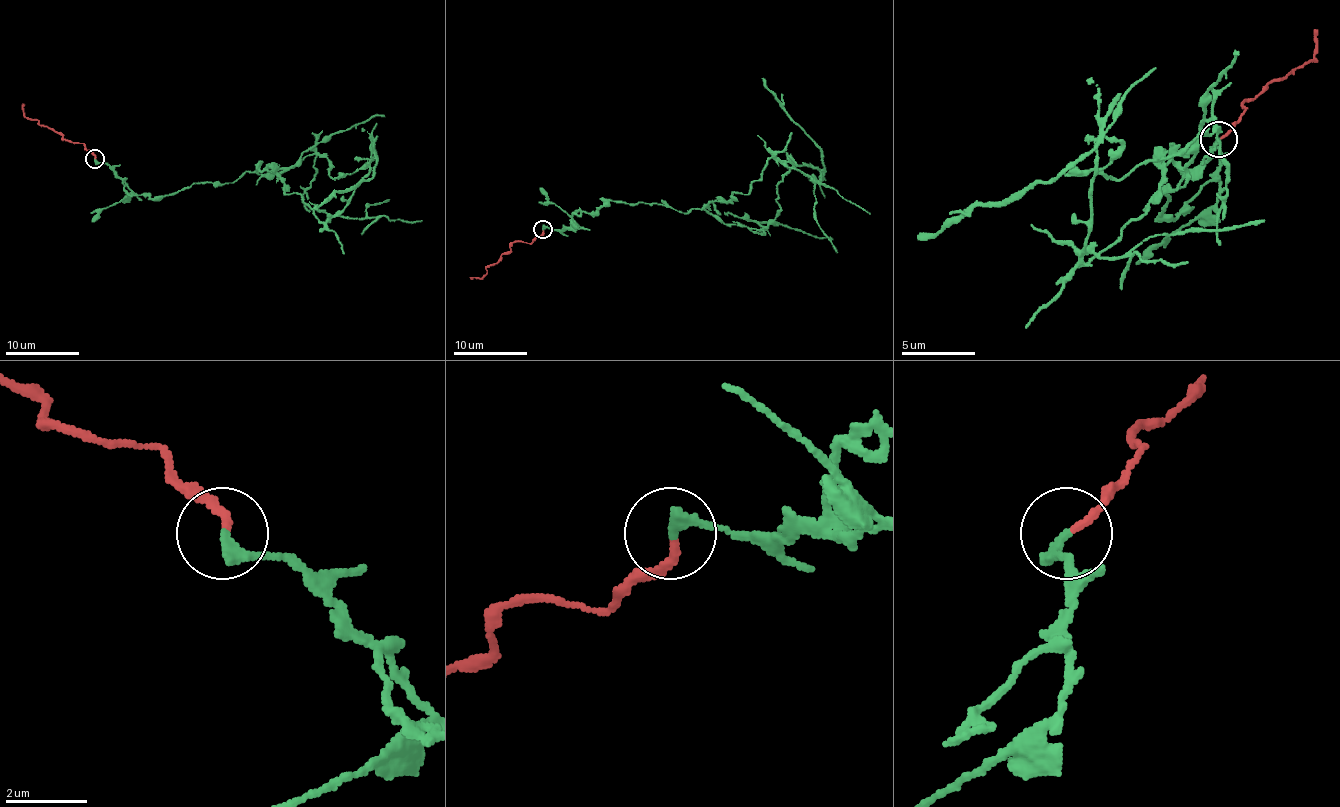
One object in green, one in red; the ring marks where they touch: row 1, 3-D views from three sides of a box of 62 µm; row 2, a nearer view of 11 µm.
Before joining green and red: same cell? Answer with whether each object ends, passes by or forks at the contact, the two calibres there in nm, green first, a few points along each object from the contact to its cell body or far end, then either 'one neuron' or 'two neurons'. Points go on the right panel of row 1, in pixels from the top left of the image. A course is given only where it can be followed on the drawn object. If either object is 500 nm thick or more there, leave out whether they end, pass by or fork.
green ends; red ends; calibres 300 and 200 nm; course green (1218, 140), (1218, 173), (1166, 217), (1177, 166), (1218, 129), (1115, 180), (1104, 136), (917, 239); course red (1221, 136), (1247, 107), (1243, 103), (1313, 59), (1317, 52), (1313, 30); two neurons

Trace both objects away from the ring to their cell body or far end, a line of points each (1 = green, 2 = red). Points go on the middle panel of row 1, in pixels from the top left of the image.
1: (542, 229), (623, 201), (763, 229), (793, 168), (824, 172), (761, 78)
2: (542, 231), (529, 243), (514, 242), (487, 273), (470, 277)

